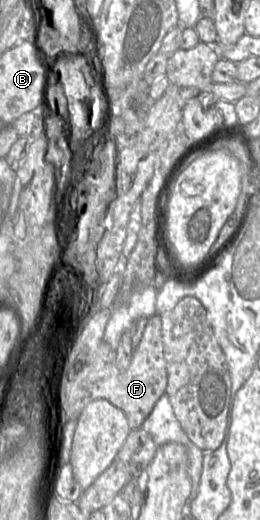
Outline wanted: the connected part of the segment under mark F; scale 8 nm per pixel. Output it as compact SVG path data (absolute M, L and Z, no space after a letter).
M155 314L148 319L142 338L138 346L133 349L129 367L125 371L120 371L116 366L116 350L105 341L100 342L92 356L92 361L77 374L67 390L65 401L62 401L63 426L66 420L78 419L84 407L91 401L106 399L124 412L130 430L141 428L157 400L166 394L168 383L160 315Z

